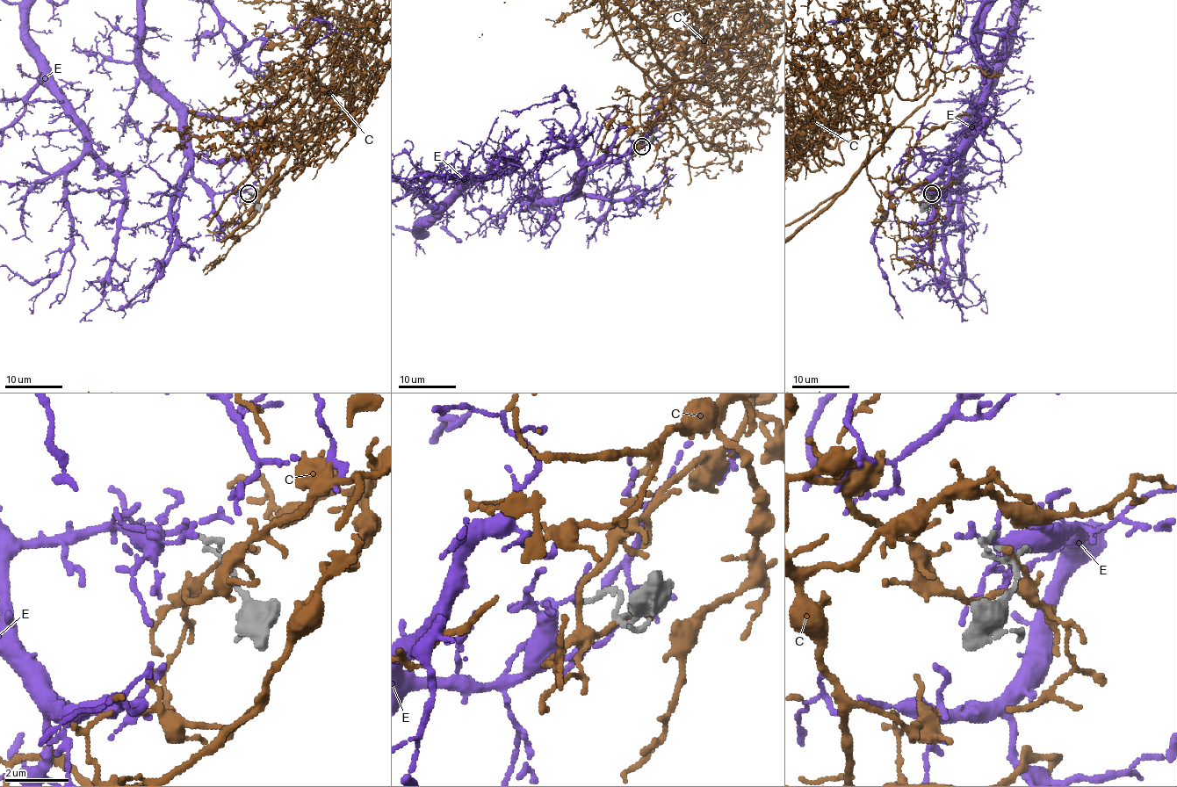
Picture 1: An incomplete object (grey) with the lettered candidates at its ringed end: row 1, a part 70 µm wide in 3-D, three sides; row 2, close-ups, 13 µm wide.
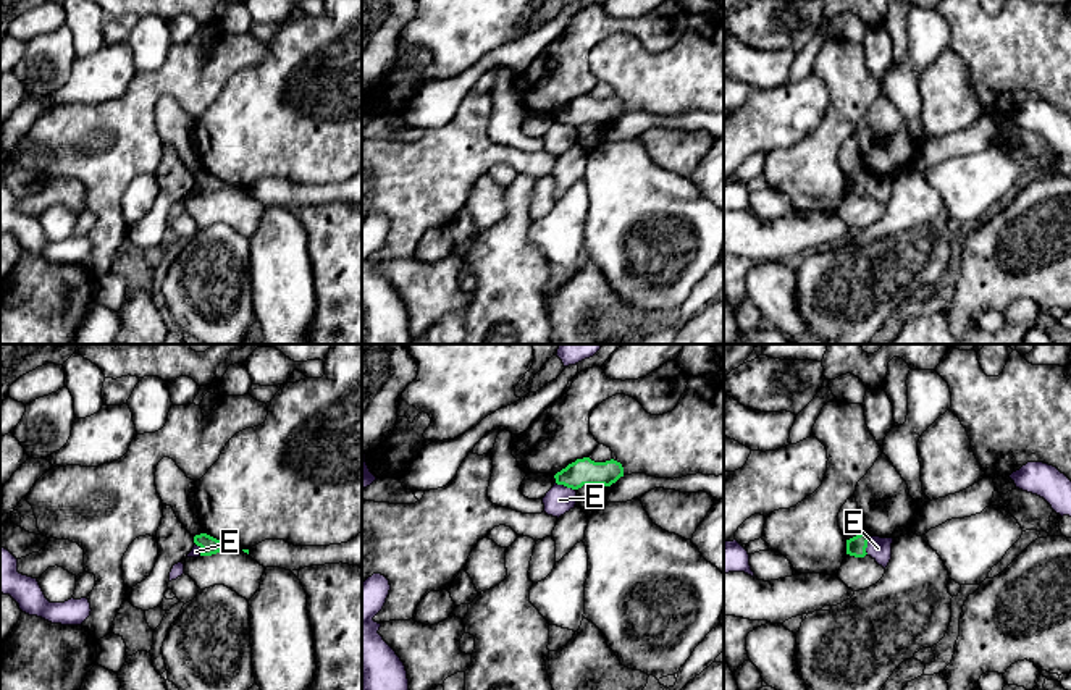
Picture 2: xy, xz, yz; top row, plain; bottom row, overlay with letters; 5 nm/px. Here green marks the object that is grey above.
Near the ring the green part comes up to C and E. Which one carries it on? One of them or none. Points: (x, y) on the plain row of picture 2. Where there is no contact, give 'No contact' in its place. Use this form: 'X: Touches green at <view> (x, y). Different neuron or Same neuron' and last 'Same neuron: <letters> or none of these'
C: No contact. Different neuron
E: Touches green at xz (566, 123). Different neuron
Same neuron: none of these

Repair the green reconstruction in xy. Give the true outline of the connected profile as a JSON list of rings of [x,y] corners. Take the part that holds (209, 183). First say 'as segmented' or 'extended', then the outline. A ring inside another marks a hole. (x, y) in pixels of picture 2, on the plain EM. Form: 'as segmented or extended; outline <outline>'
as segmented; outline [[[207,171],[195,173],[194,181],[202,186],[200,194],[212,194],[220,191],[225,186],[231,186]]]

